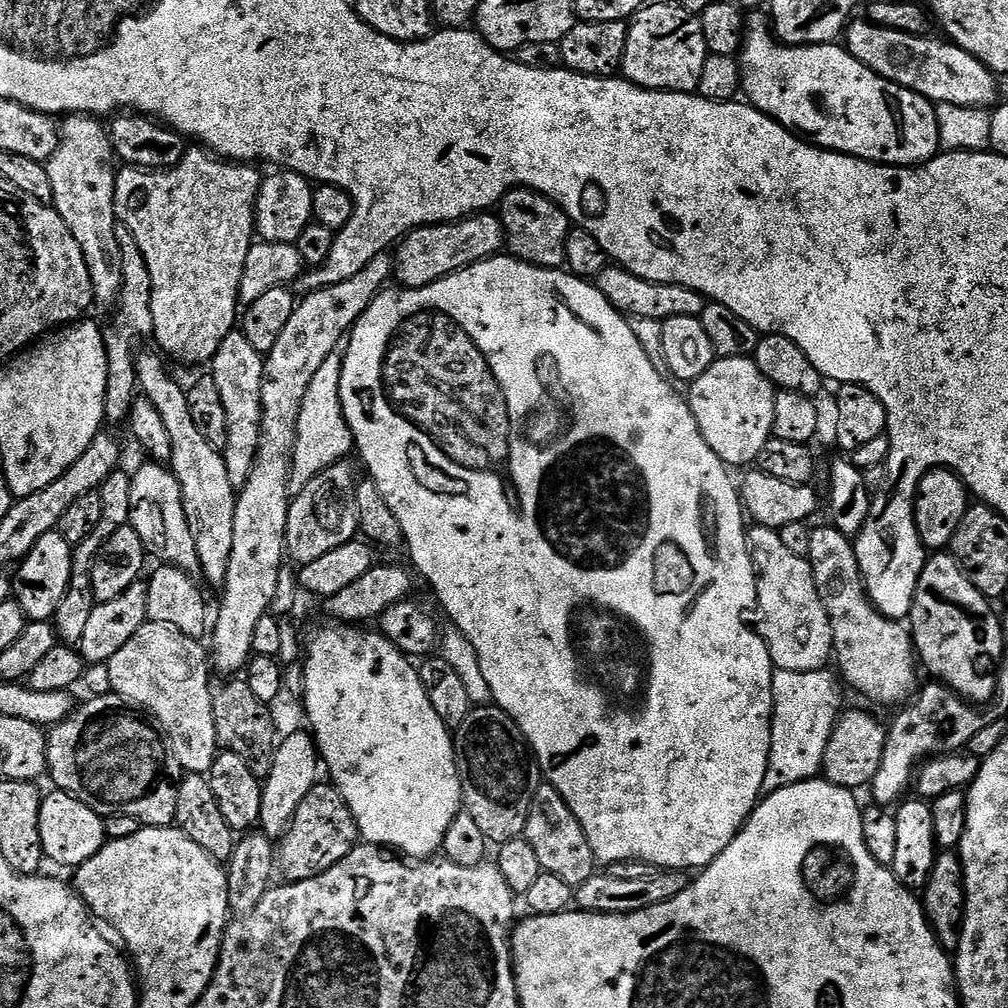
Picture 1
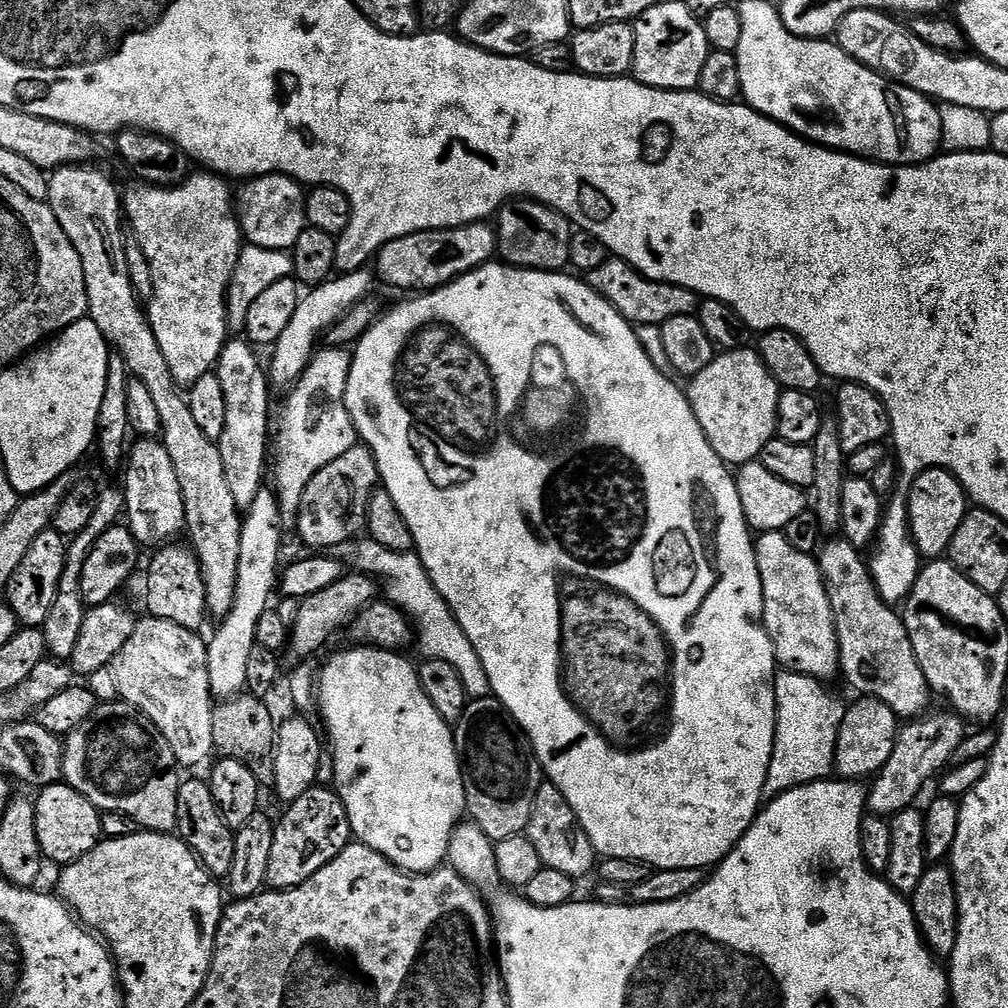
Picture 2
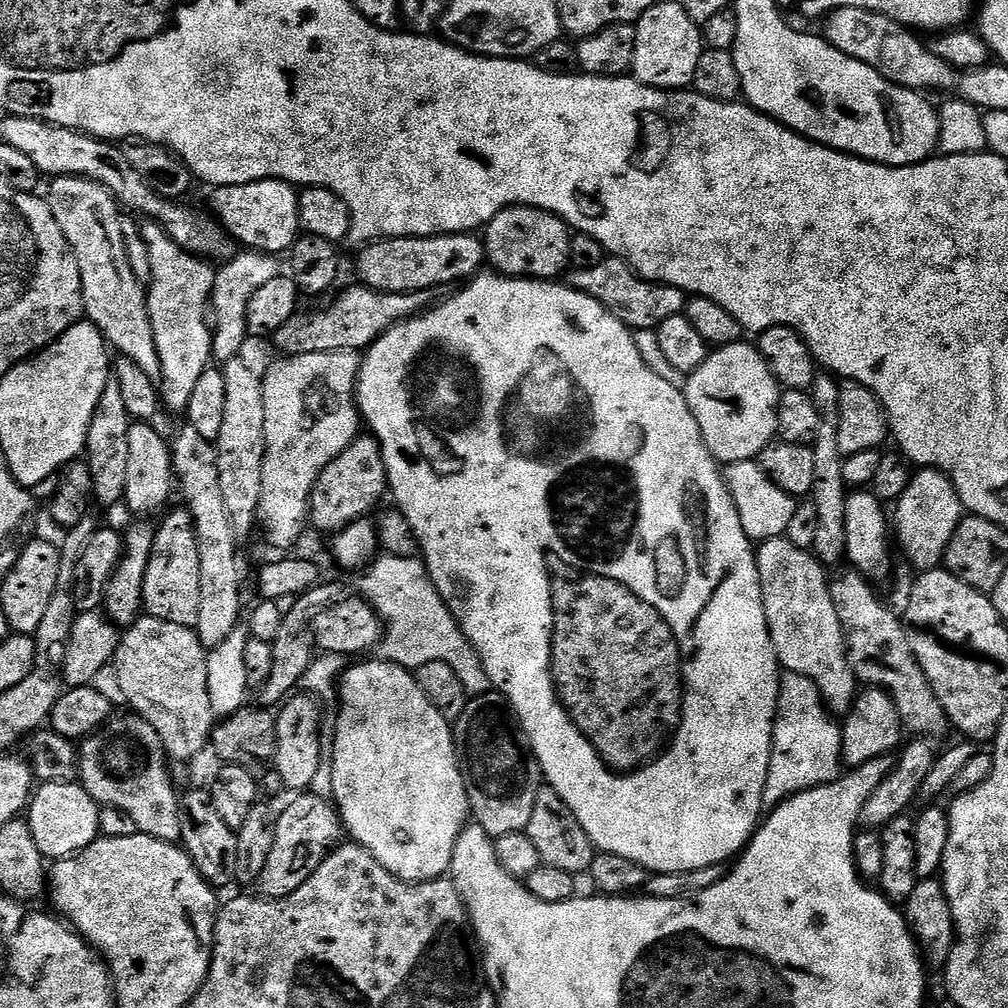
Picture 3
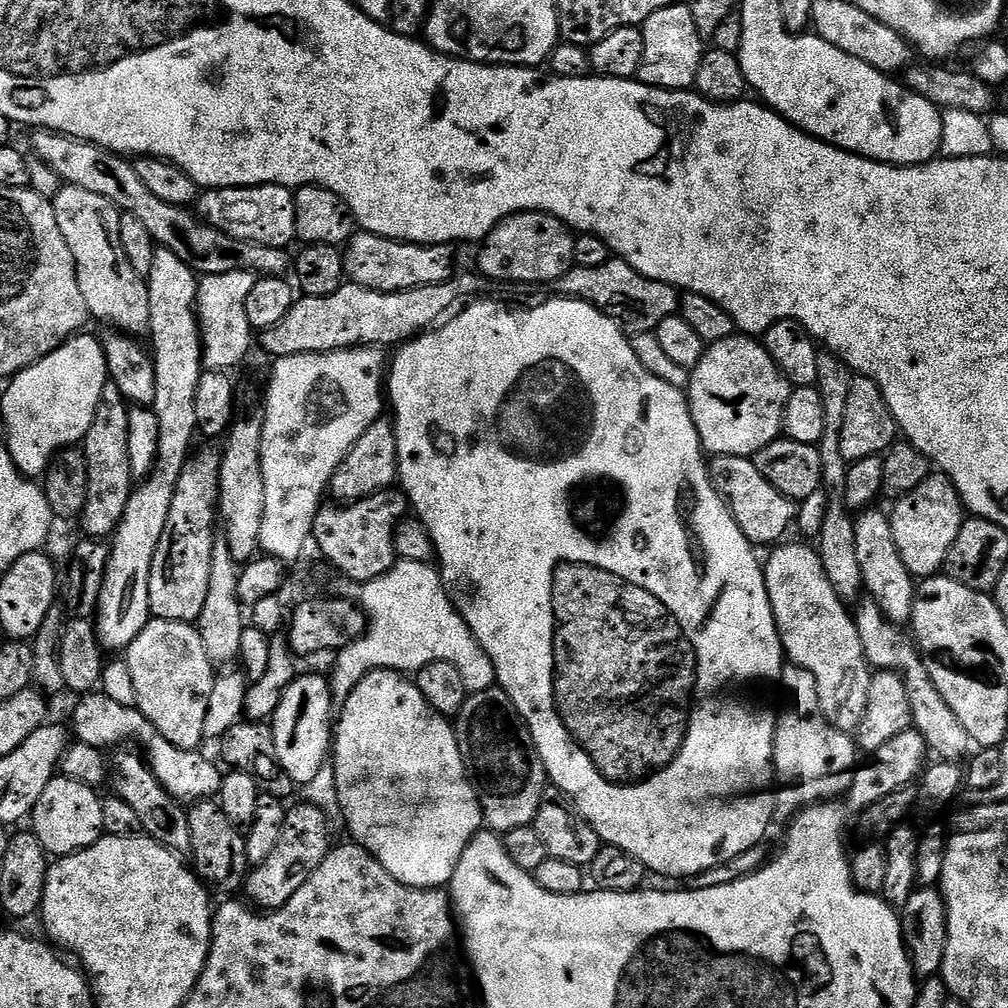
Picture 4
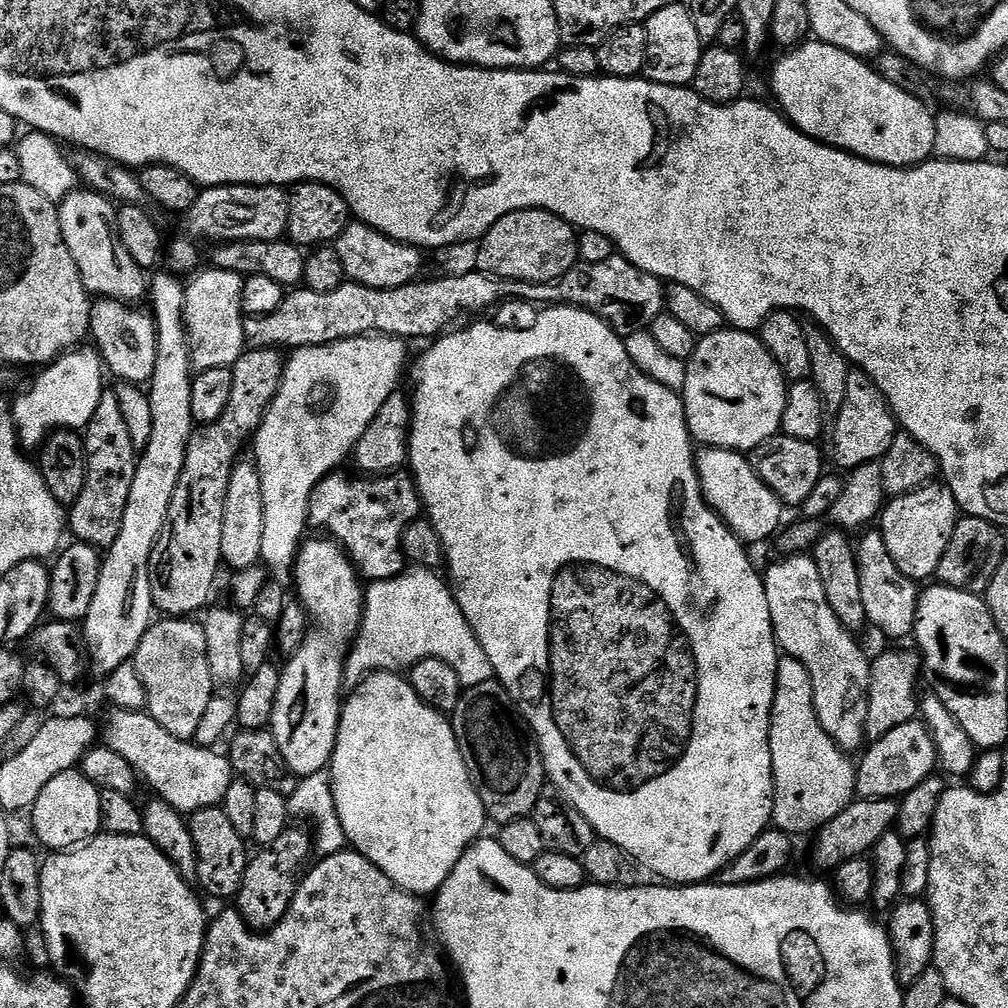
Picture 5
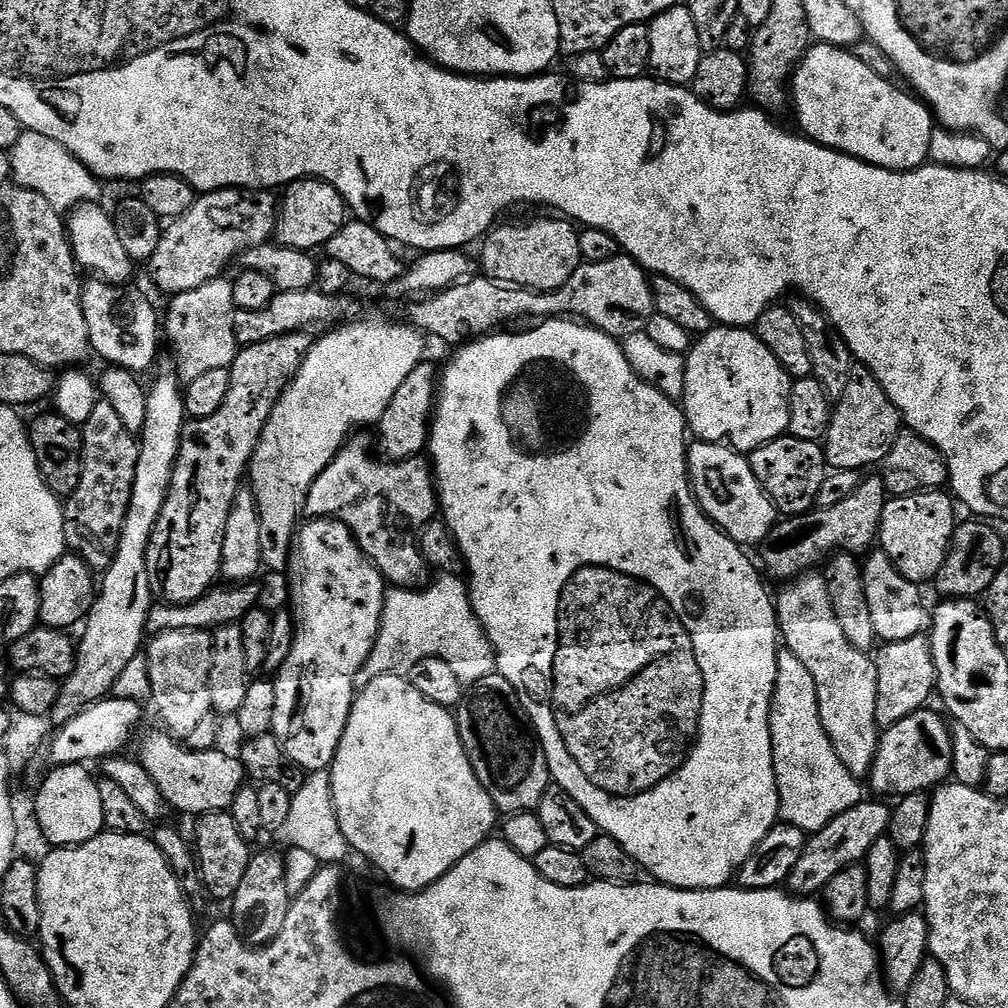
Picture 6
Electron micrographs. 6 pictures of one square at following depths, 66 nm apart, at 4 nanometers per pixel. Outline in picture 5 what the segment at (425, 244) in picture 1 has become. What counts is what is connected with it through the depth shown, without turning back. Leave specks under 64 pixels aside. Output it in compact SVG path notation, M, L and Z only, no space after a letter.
M350 222L334 242L334 247L338 262L342 262L345 277L351 283L370 286L374 290L394 290L398 286L415 284L421 279L425 253L410 244L391 240L369 224Z

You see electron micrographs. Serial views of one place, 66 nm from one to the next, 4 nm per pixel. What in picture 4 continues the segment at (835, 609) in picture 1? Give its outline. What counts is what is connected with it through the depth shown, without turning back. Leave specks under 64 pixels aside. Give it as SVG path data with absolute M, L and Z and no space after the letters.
M865 599L863 603L864 605L860 609L855 609L854 619L858 638L869 665L881 672L896 672L904 679L906 694L910 698L912 728L918 734L922 734L929 753L936 760L963 761L969 755L968 748L970 749L966 730L962 730L962 722L958 722L954 710L950 710L950 706L946 706L946 698L942 698L942 694L938 694L938 686L934 686L934 682L930 682L930 674L926 674L924 660L915 643L909 639L903 627L884 619L882 610L878 610L878 606L872 600Z

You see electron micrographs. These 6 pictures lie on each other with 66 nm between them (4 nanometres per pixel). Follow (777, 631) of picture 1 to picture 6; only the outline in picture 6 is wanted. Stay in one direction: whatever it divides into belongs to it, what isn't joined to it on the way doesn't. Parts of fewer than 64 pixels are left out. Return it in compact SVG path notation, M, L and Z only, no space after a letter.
M805 574L785 588L788 589L774 600L783 647L795 654L810 674L814 674L818 714L838 758L842 758L842 766L846 766L852 776L867 777L872 770L881 733L874 714L878 707L875 659L850 646L846 634L842 634L842 626L838 626L834 618L834 609L830 607L830 598L824 589L823 575Z

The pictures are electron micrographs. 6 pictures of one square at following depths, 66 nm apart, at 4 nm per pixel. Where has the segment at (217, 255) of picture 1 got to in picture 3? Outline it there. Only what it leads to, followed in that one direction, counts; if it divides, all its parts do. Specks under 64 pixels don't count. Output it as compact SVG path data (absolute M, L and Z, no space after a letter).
M145 223L142 228L146 250L150 250L152 278L147 289L148 313L162 362L158 391L165 409L187 413L190 397L198 378L213 363L213 325L210 323L210 301L217 269L209 261L192 256L171 240L160 225Z

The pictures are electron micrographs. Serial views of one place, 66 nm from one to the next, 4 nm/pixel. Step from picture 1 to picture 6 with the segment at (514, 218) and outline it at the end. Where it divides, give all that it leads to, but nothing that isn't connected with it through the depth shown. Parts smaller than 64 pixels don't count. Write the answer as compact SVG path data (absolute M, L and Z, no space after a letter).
M555 219L497 223L479 245L479 271L499 284L511 284L514 288L529 288L535 292L549 292L558 290L558 286L566 286L566 282L570 282L570 274L574 274L582 262L578 246L580 232L573 221Z

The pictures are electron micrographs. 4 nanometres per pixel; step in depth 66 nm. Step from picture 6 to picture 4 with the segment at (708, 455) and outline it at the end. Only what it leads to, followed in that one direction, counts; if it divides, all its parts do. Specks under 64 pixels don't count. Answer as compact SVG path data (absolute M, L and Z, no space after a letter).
M712 456L710 471L713 484L727 502L728 509L732 511L732 517L738 522L742 534L746 534L752 545L772 546L787 537L784 535L787 534L788 528L790 532L794 524L793 501L774 490L774 486L770 486L770 482L766 482L766 478L758 474L755 459L746 456Z

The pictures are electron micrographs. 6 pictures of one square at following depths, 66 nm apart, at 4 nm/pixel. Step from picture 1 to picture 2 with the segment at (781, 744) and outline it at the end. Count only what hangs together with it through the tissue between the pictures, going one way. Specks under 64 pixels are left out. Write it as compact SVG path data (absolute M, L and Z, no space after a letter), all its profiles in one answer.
M784 670L776 677L776 737L774 750L770 758L770 770L766 774L764 795L771 798L780 796L791 788L800 788L803 784L813 784L819 780L829 779L834 772L834 758L836 757L836 735L842 726L845 701L828 693L829 685L813 676L801 672Z

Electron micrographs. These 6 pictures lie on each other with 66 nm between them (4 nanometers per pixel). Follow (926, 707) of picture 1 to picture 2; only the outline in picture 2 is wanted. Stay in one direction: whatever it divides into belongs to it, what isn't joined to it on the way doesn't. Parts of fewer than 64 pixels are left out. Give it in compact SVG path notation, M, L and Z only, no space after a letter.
M929 711L927 714L909 720L897 731L894 752L890 762L876 773L867 789L866 796L870 801L870 812L874 816L891 818L902 810L917 803L920 791L928 783L935 781L953 763L958 746L962 746L966 735L966 724L955 711Z

